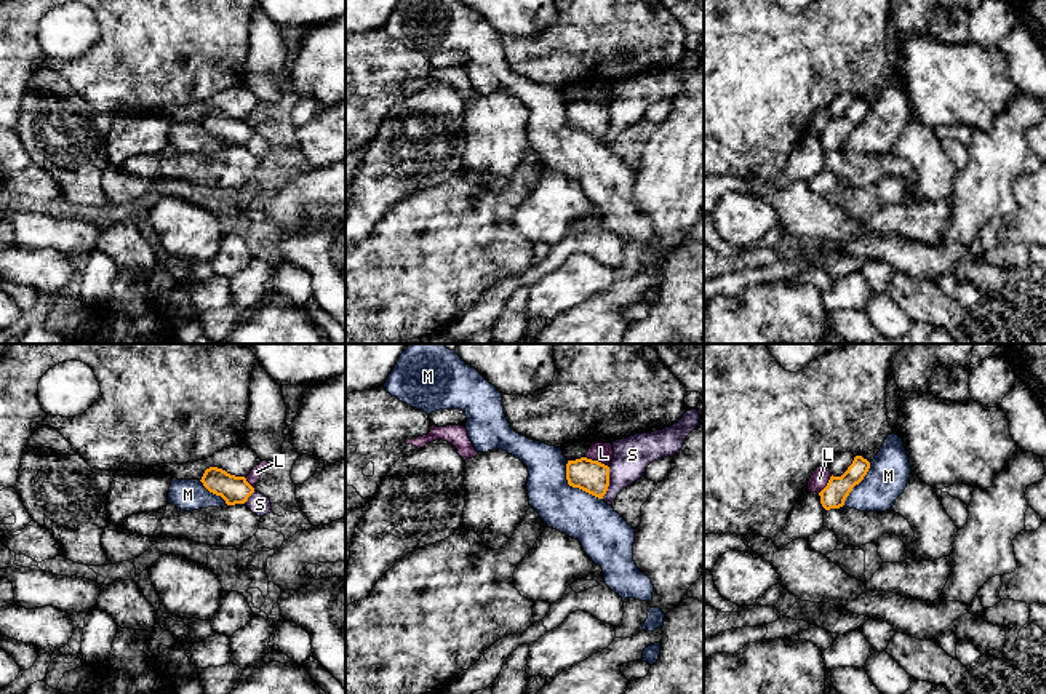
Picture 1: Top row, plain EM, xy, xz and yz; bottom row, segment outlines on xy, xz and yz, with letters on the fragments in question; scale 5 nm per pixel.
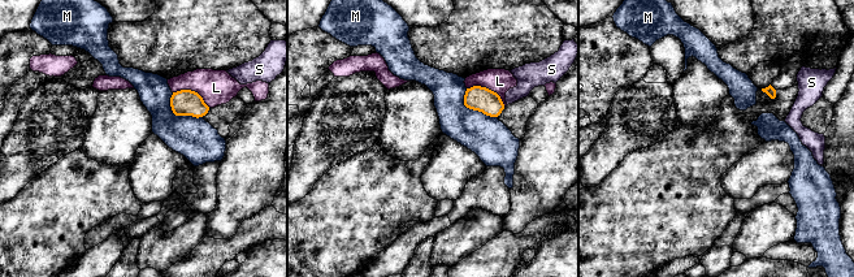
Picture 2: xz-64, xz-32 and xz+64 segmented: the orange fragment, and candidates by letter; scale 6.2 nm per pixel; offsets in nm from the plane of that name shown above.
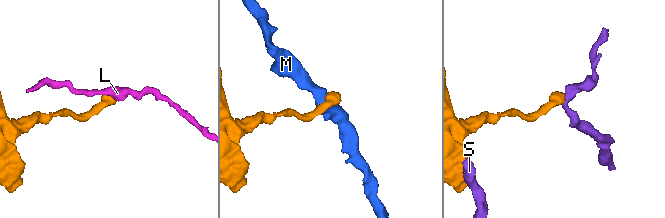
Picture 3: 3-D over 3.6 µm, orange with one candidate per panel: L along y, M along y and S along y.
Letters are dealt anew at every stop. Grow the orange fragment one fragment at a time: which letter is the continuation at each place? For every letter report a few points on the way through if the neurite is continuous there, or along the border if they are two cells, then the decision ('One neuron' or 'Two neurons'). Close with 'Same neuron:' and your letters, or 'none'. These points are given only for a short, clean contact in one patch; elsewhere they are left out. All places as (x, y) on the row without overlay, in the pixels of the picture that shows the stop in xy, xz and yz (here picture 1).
L: Boundary: xz (584, 98), (600, 103), (608, 109). Two neurons
M: Boundary: xz (566, 103), (566, 123), (602, 141). Two neurons
S: Two neurons
Same neuron: none

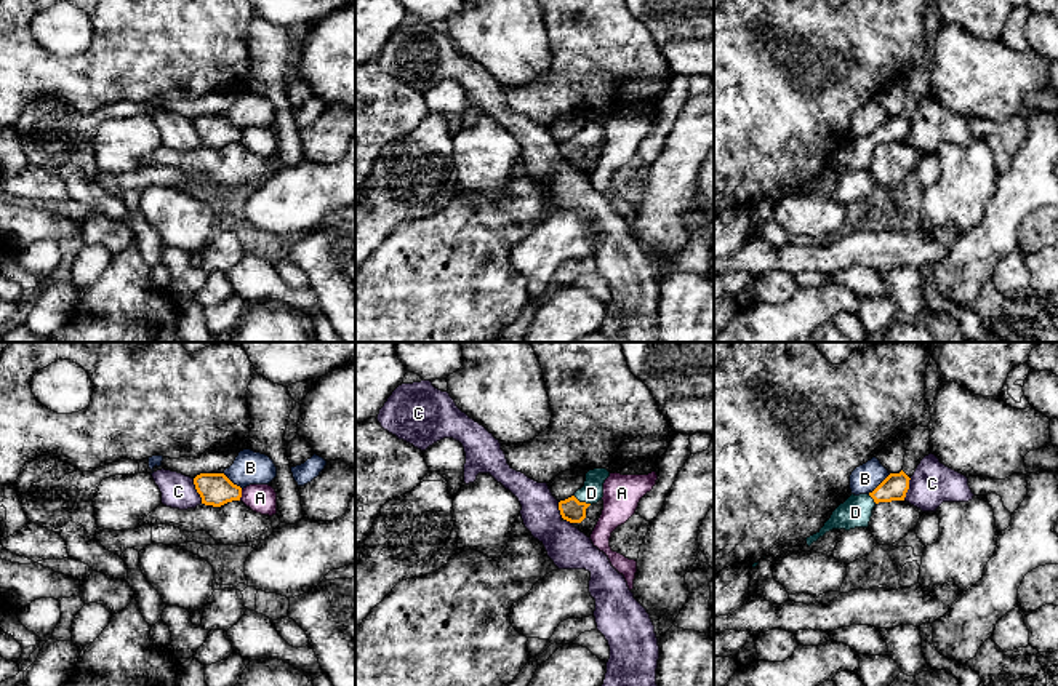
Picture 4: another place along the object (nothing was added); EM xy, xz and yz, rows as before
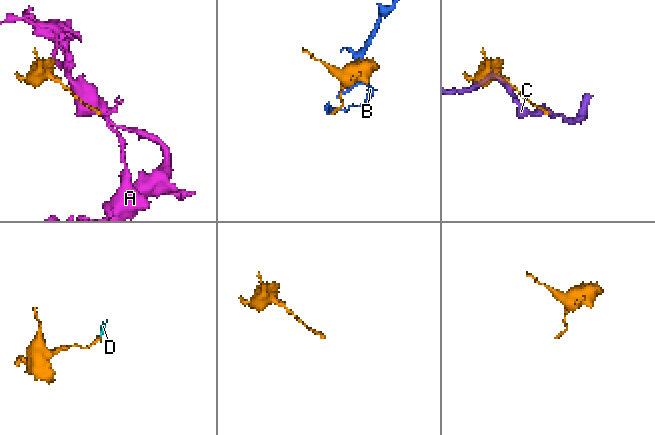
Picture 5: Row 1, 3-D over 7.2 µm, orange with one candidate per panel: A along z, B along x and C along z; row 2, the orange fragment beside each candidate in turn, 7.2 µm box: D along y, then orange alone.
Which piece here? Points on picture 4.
A: Two neurons
B: Boundary: yz (890, 115), (868, 135). Two neurons
C: Boundary: xy (192, 120), (202, 144). Two neurons
D: Path across: xz (572, 152), (583, 144), (591, 135). One neuron
Same neuron: D

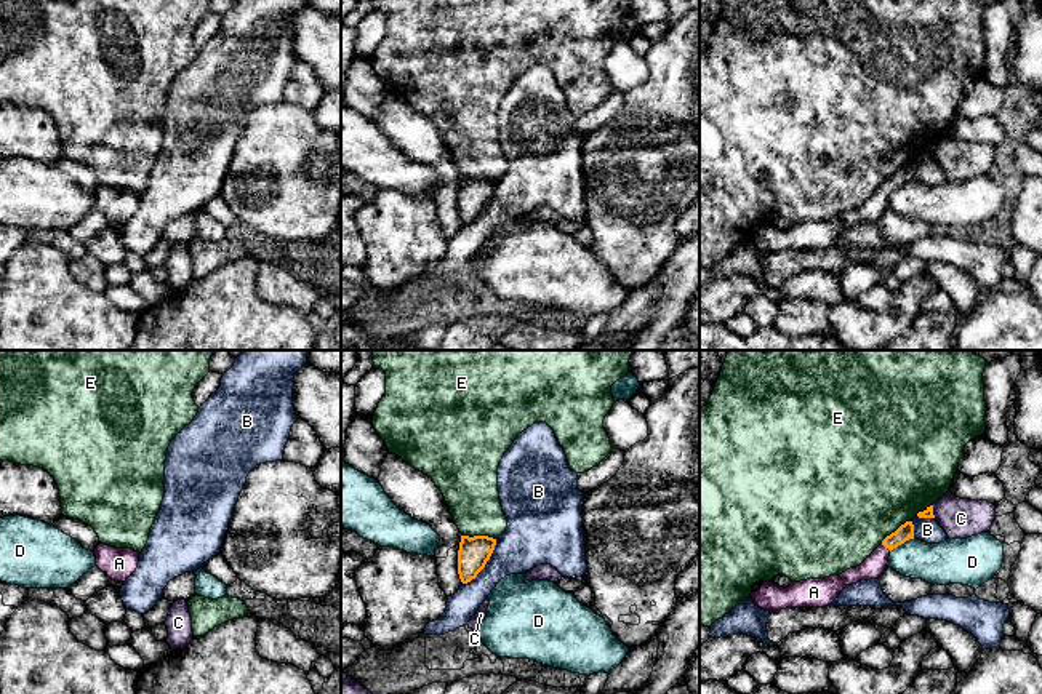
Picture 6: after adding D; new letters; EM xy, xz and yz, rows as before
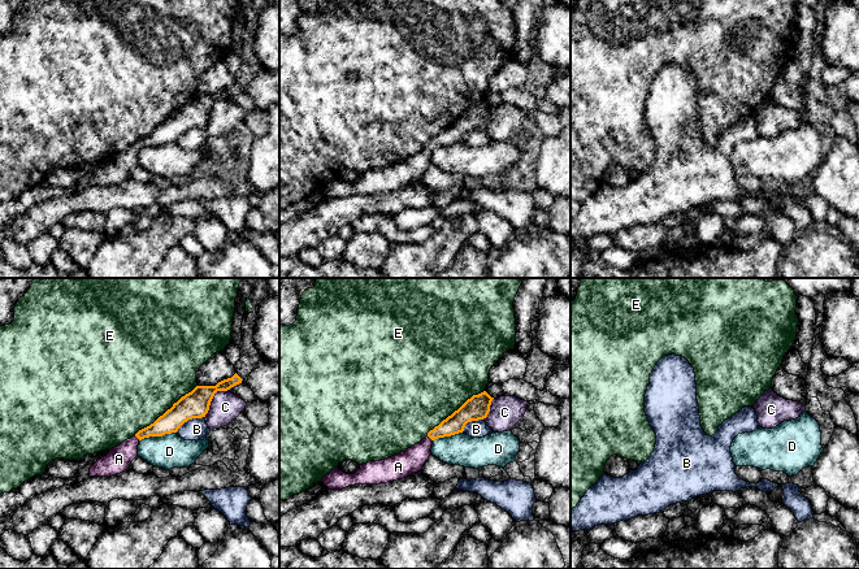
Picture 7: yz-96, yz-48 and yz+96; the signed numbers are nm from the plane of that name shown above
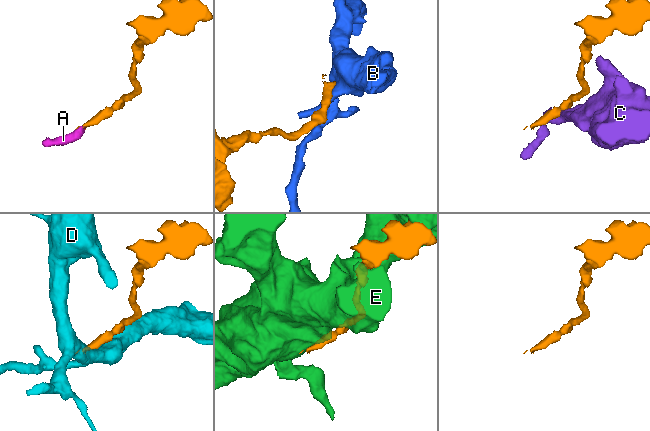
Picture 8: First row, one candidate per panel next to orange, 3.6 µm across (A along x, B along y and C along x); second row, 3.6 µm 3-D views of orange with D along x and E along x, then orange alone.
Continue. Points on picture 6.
A: Path across: yz (905, 173), (885, 189), (874, 207). One neuron
B: Two neurons
C: Boundary: yz (932, 147), (935, 159). Two neurons
D: Boundary: yz (914, 179), (898, 186), (890, 194). Two neurons
E: Two neurons
Same neuron: A

